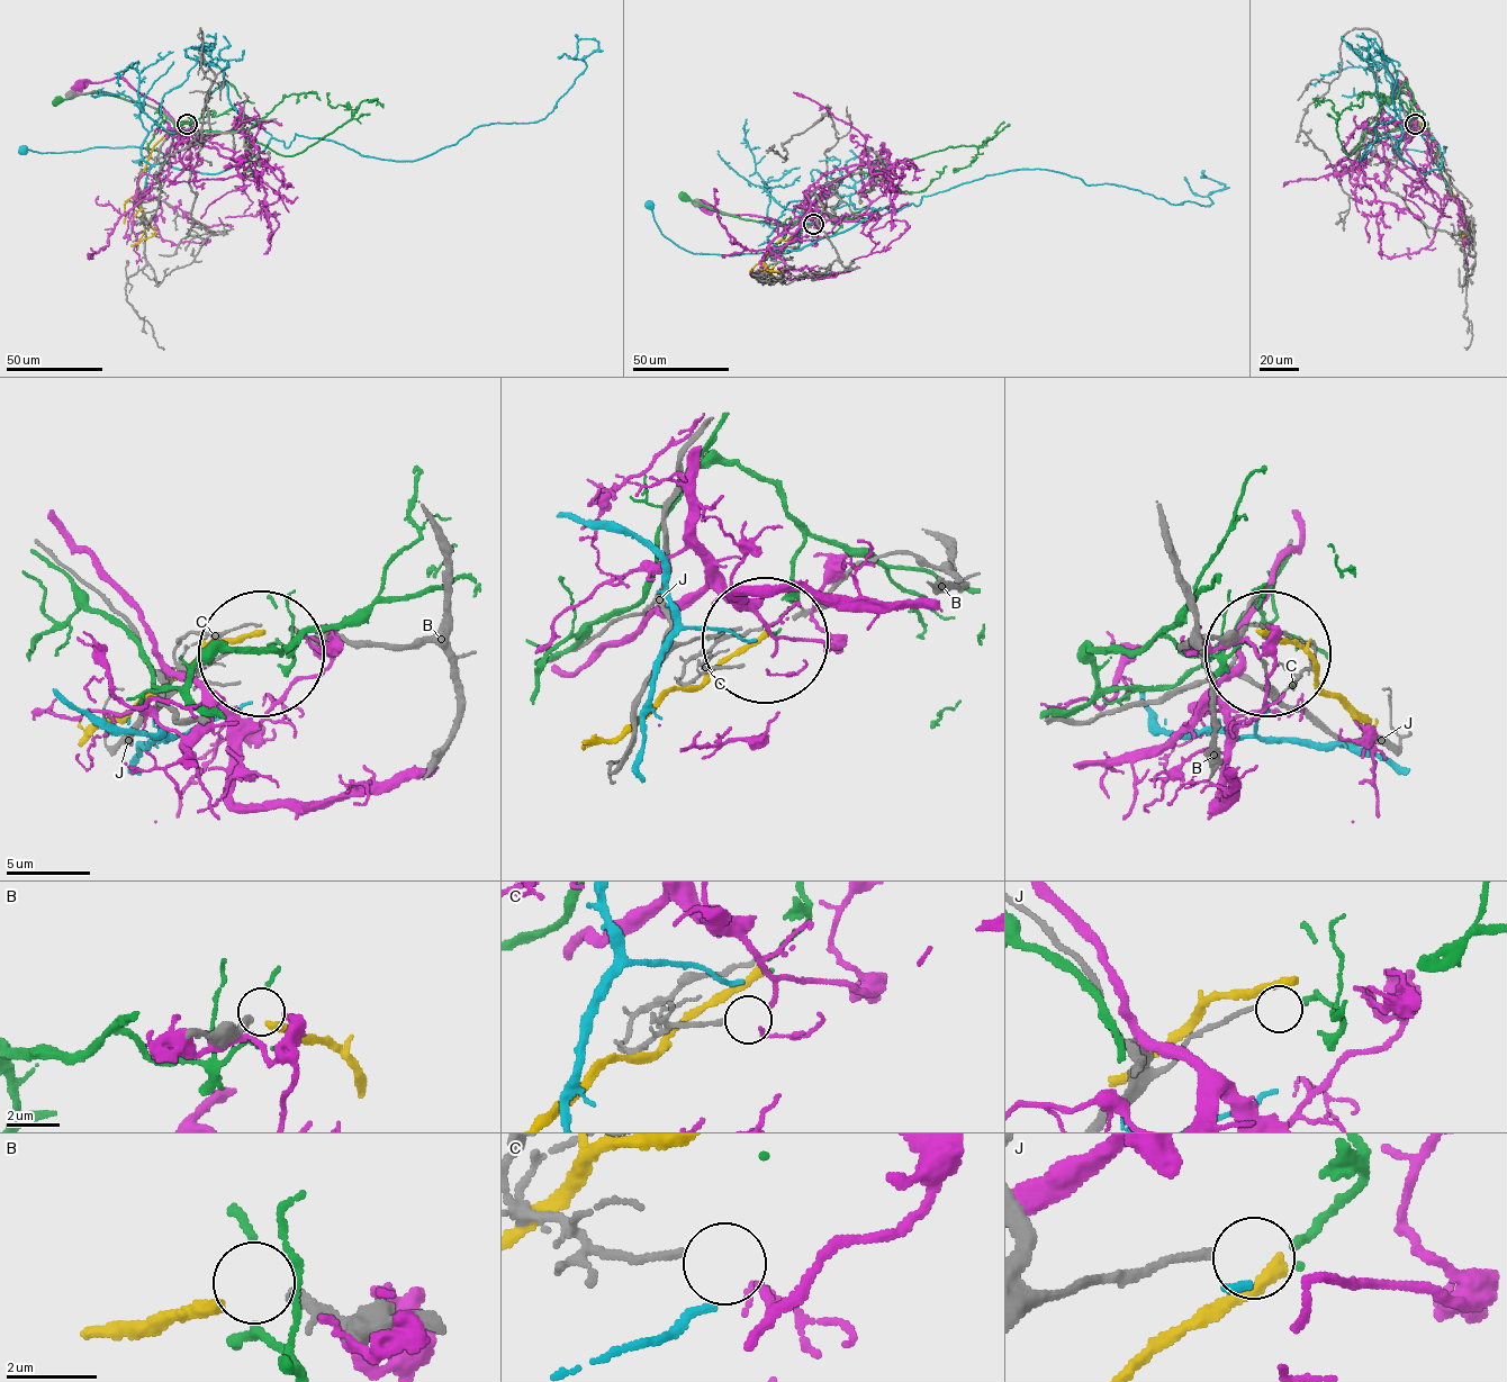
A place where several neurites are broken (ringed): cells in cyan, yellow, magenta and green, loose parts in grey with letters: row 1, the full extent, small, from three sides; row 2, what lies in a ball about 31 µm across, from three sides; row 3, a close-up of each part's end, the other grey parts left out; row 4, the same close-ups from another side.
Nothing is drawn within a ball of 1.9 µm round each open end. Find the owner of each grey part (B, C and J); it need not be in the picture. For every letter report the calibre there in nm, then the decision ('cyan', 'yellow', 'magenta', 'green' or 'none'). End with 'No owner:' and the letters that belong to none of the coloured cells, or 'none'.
B: calibre 220 nm; yellow
C: calibre 170 nm; magenta
J: calibre 170 nm; none
No owner: J

